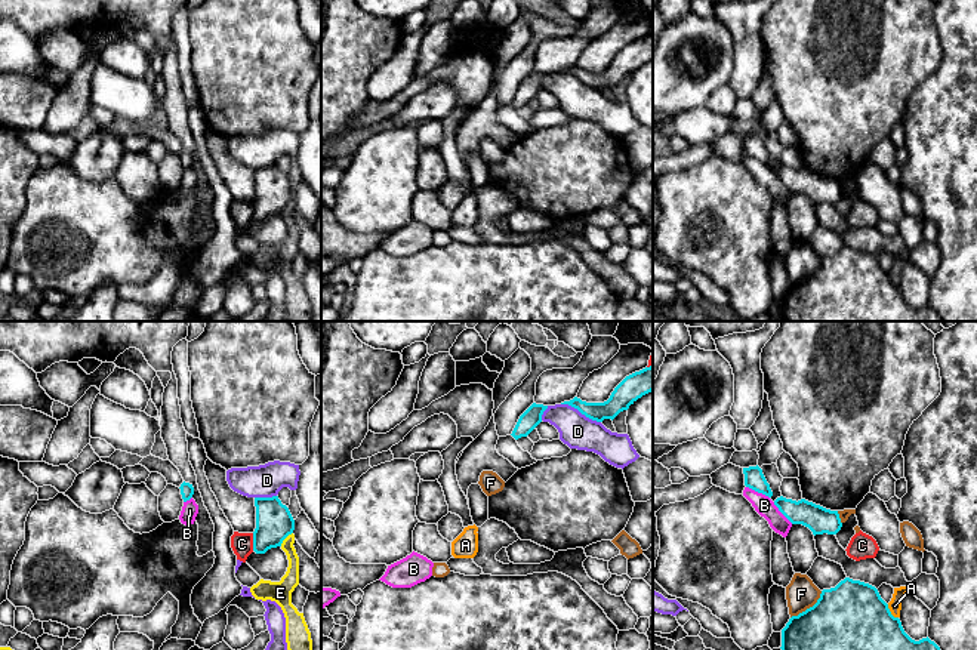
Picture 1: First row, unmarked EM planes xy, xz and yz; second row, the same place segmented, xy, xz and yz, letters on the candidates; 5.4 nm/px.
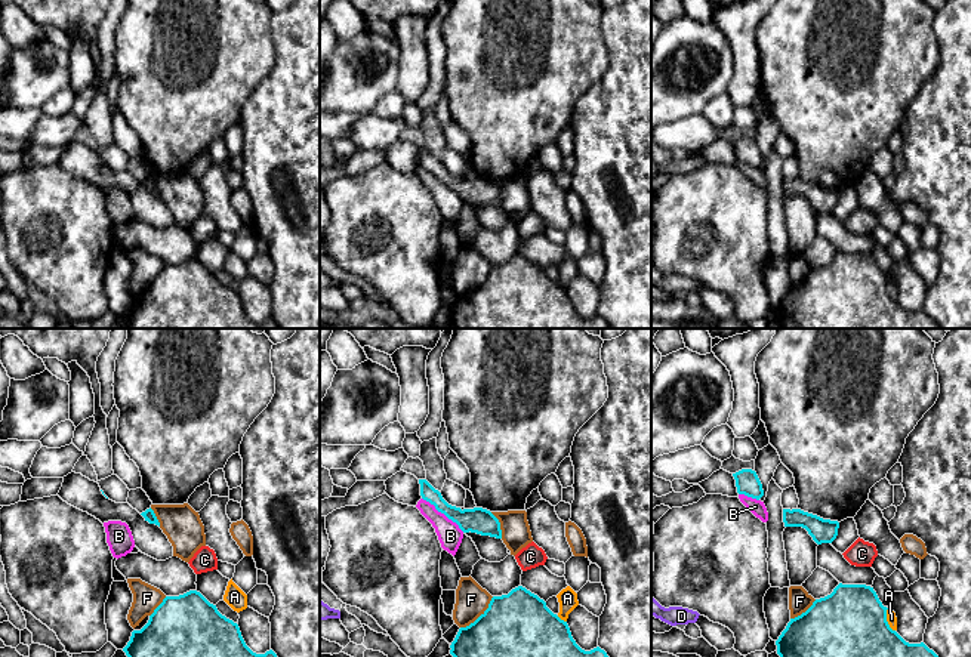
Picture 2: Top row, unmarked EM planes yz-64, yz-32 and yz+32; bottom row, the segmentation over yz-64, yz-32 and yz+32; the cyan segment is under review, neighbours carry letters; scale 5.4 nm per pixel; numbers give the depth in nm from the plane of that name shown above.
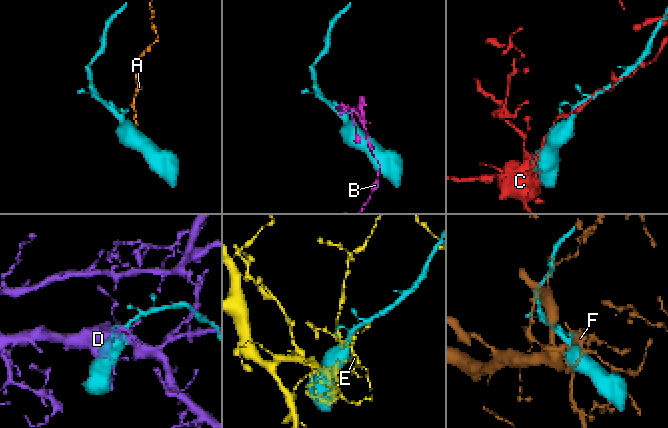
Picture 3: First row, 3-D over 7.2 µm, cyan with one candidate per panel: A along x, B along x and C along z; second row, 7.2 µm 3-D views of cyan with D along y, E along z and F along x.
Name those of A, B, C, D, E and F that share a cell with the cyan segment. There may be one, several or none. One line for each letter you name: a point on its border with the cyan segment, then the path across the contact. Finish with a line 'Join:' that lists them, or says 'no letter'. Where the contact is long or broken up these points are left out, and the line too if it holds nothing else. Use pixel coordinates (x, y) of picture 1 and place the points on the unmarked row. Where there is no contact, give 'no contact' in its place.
Join: no letter

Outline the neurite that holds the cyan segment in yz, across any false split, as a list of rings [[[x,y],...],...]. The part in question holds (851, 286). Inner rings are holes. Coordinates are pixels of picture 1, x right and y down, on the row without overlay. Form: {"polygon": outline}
{"polygon": [[[845,246],[782,298],[783,321],[943,321],[928,305],[912,308],[878,258]]]}

